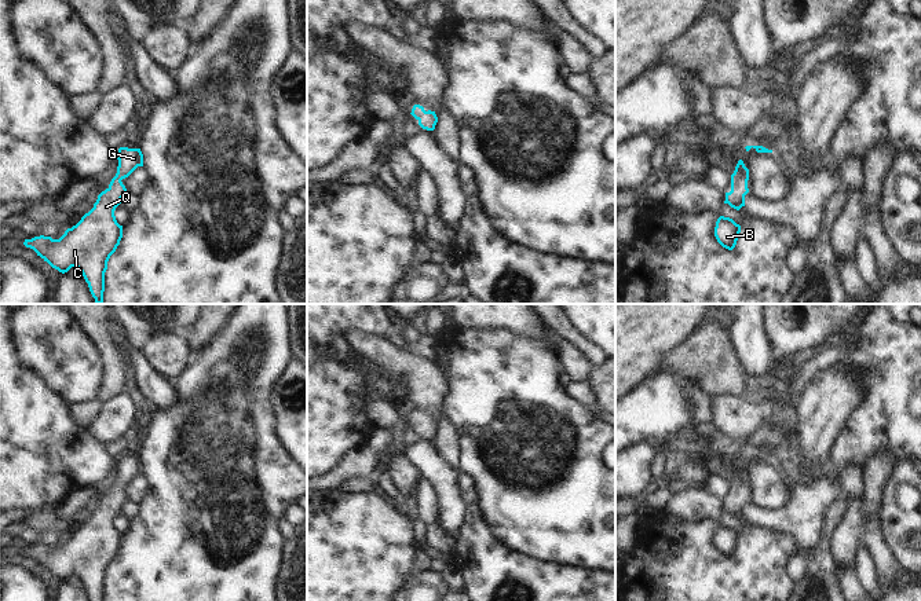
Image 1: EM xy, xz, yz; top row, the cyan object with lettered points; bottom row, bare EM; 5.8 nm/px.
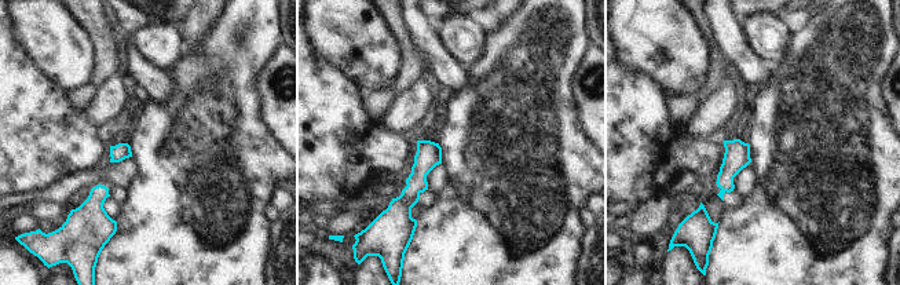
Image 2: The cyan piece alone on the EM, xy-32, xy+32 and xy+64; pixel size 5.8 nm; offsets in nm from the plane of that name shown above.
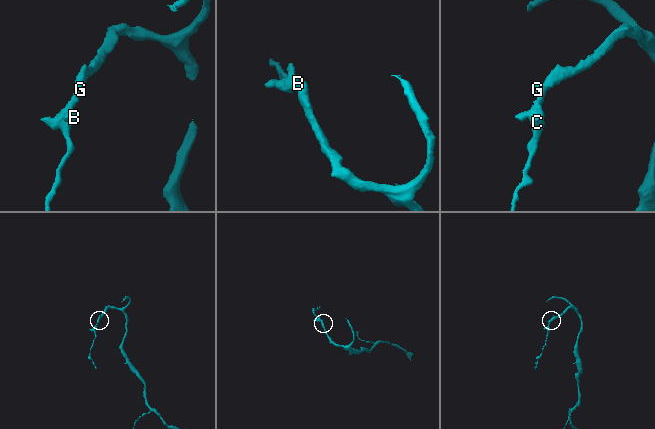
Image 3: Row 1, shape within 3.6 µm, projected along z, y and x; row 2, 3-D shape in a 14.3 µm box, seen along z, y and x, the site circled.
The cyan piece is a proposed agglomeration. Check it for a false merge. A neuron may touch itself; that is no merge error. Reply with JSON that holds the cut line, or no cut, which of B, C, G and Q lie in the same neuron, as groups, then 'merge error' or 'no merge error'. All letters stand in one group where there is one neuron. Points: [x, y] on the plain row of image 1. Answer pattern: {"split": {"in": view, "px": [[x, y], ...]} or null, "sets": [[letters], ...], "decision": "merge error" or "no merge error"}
{"split": null, "sets": [["B", "C", "G", "Q"]], "decision": "no merge error"}

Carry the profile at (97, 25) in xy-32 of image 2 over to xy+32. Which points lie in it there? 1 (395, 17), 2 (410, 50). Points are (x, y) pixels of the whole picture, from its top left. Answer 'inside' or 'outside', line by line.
1: inside
2: inside

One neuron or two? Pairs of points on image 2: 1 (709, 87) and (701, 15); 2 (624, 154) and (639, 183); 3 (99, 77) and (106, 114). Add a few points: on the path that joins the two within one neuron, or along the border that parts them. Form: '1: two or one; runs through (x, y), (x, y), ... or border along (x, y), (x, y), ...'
1: one; runs through (717, 69), (717, 51), (710, 33)
2: one; runs through (630, 161), (637, 168), (637, 176)
3: two; border along (116, 76), (98, 88)

